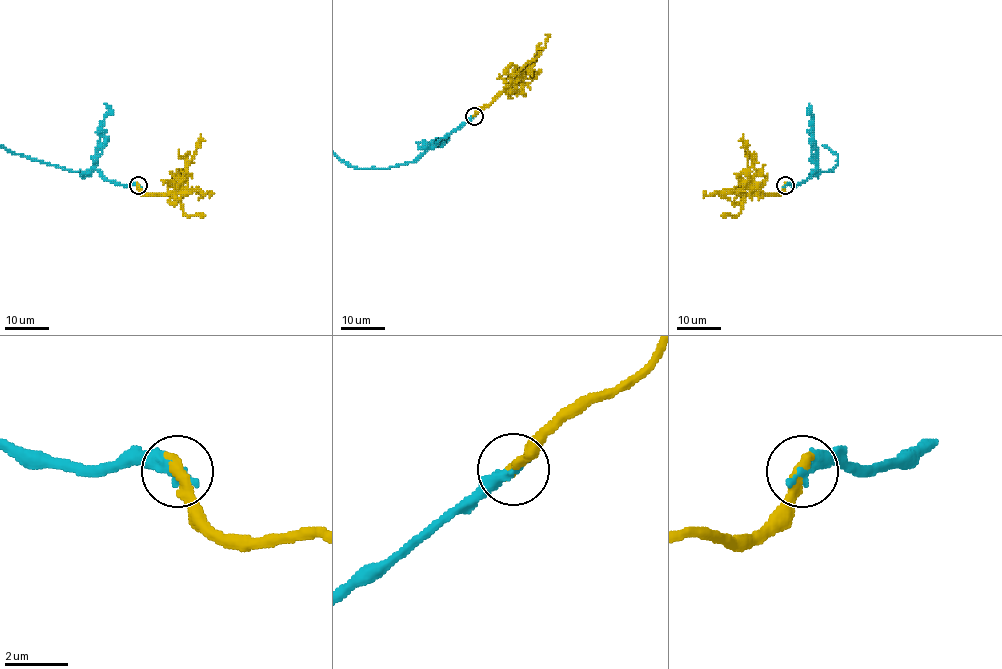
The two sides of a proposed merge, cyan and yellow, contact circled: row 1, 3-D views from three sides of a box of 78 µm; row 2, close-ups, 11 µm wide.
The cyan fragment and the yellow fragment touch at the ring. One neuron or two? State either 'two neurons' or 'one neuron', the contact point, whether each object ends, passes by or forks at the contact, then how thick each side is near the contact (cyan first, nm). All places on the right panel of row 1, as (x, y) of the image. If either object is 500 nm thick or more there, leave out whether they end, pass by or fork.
one neuron; at (785, 185); cyan ends there; yellow ends there; 300 nm thick on the cyan side, 400 nm on the other

